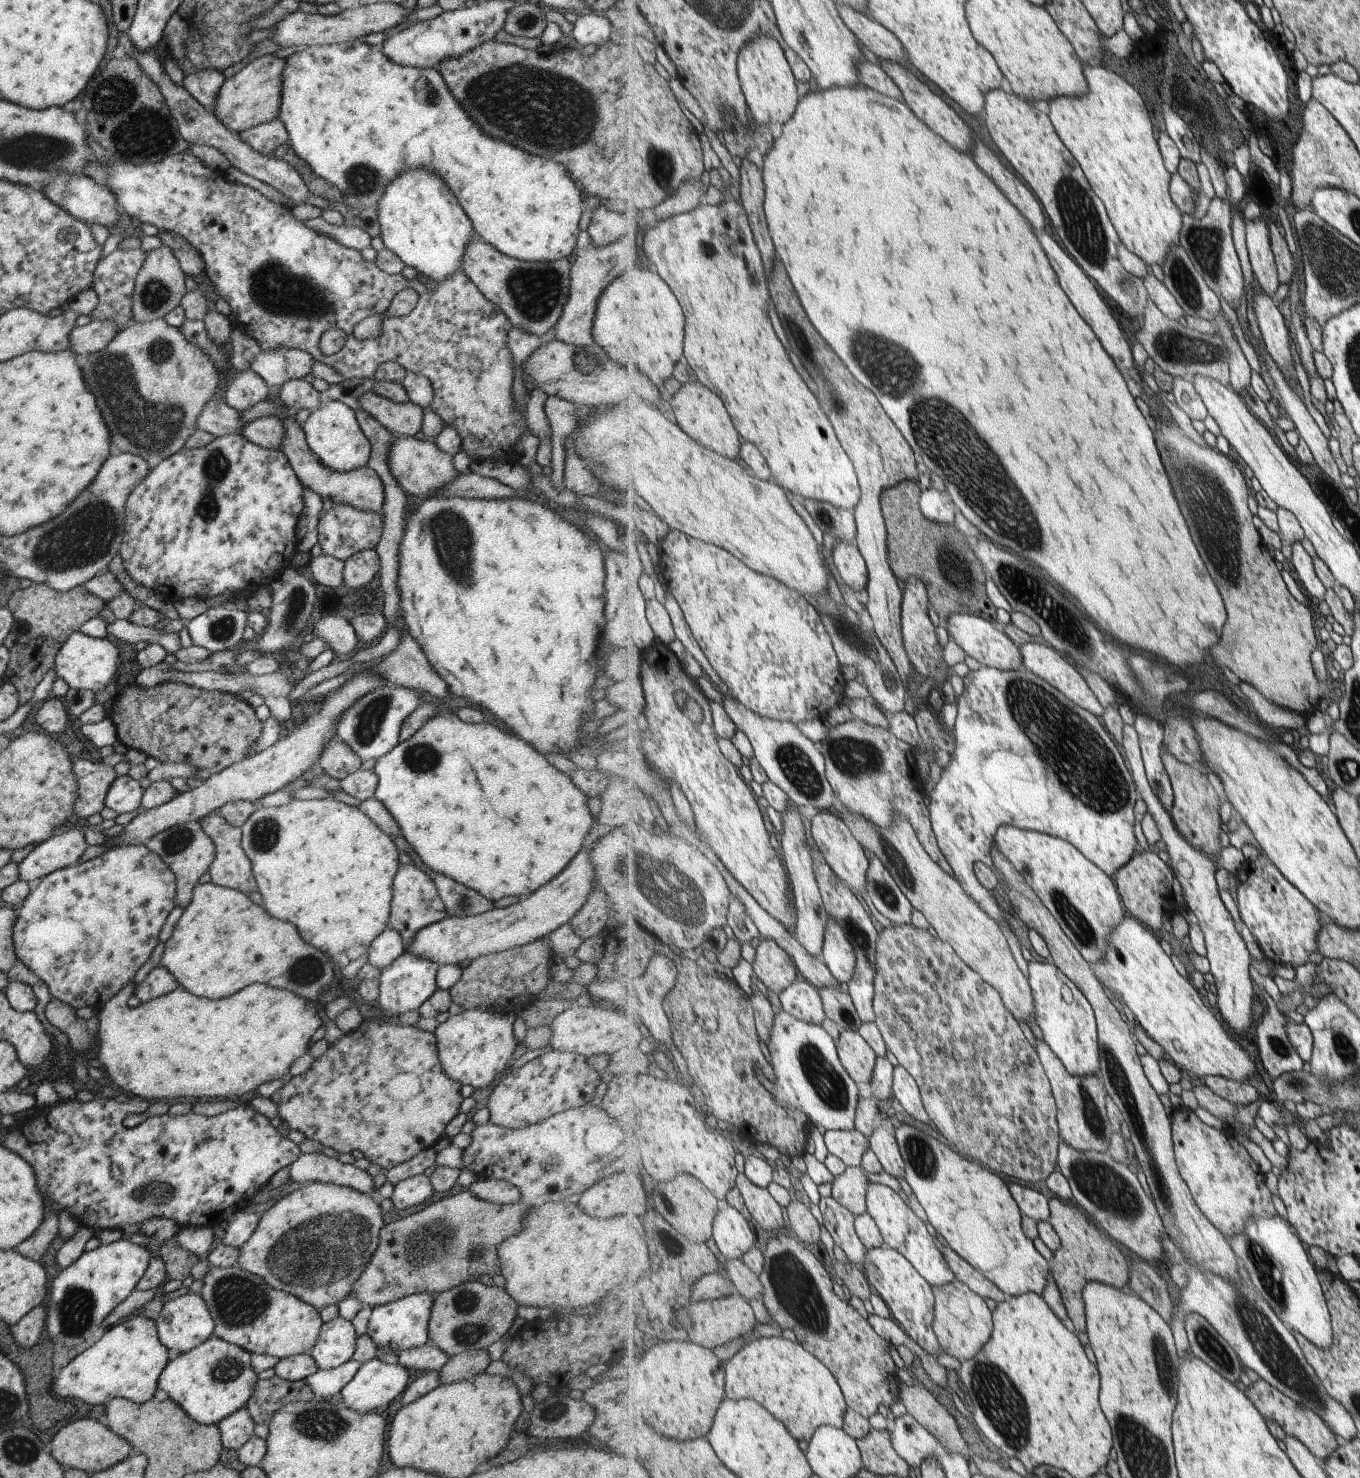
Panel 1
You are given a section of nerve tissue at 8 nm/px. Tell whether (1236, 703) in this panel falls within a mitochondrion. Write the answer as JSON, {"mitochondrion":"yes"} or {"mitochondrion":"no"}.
{"mitochondrion":"no"}

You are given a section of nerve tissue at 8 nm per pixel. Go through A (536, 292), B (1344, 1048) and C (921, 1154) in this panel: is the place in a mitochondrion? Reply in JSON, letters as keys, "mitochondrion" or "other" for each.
{"A":"mitochondrion","B":"mitochondrion","C":"mitochondrion"}

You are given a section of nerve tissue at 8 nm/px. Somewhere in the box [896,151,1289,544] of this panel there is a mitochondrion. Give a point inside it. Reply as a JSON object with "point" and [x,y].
{"point":[1075,215]}

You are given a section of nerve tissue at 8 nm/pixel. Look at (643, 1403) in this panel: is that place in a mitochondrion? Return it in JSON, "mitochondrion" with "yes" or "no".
{"mitochondrion":"no"}

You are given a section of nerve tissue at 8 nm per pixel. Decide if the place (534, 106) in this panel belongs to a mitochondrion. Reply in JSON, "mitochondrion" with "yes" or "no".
{"mitochondrion":"yes"}

